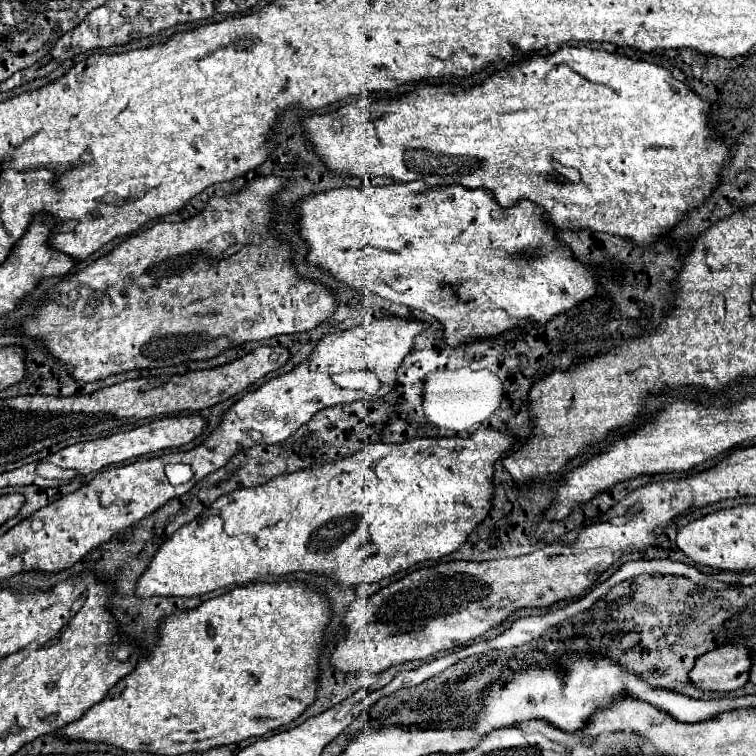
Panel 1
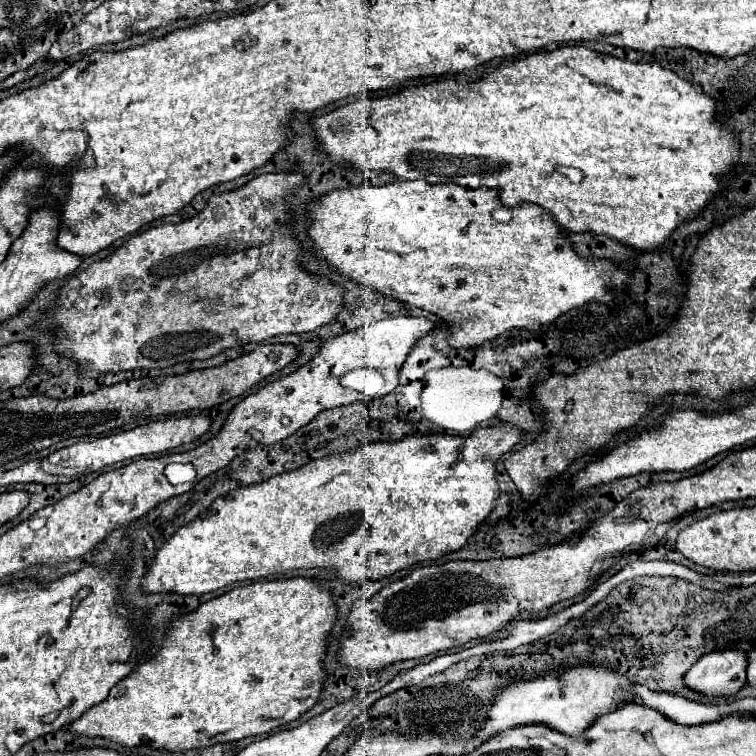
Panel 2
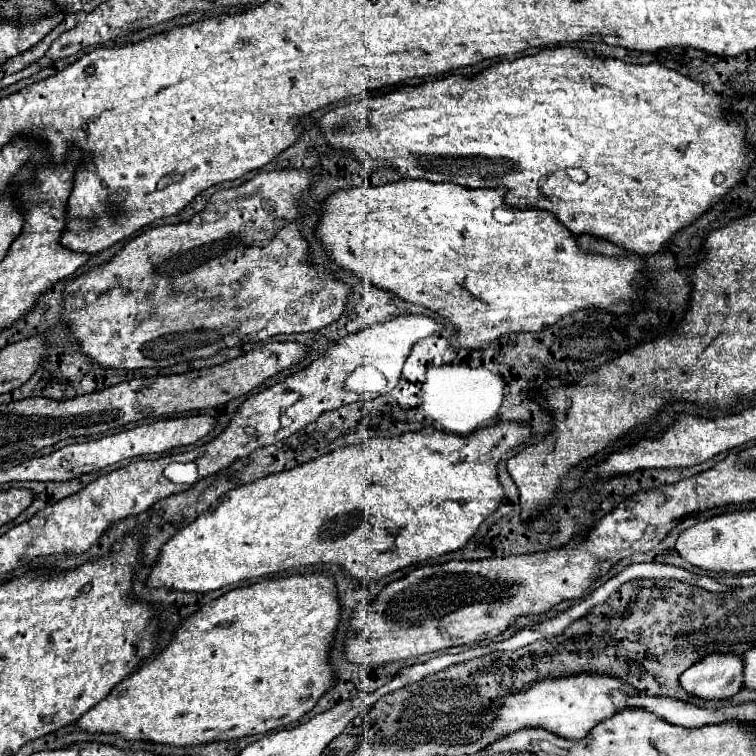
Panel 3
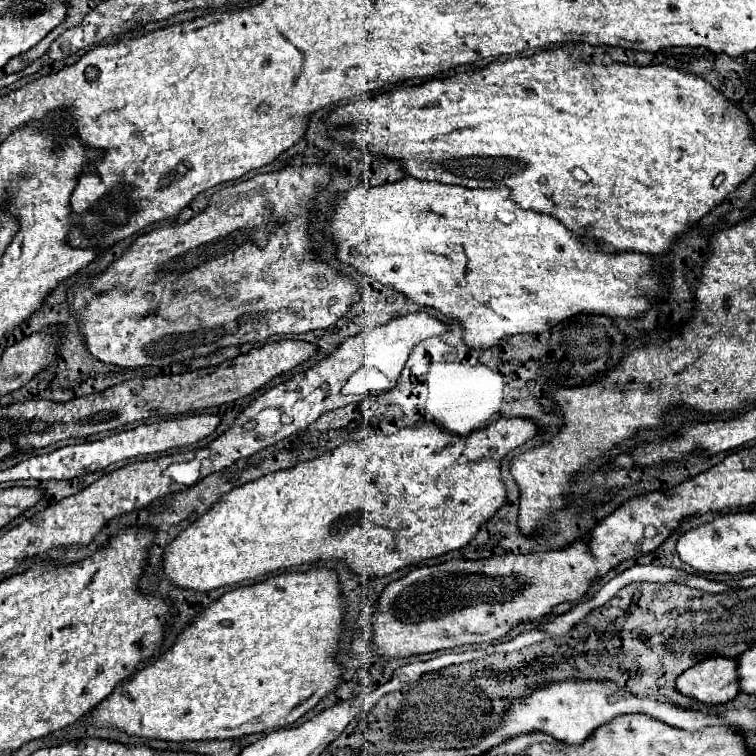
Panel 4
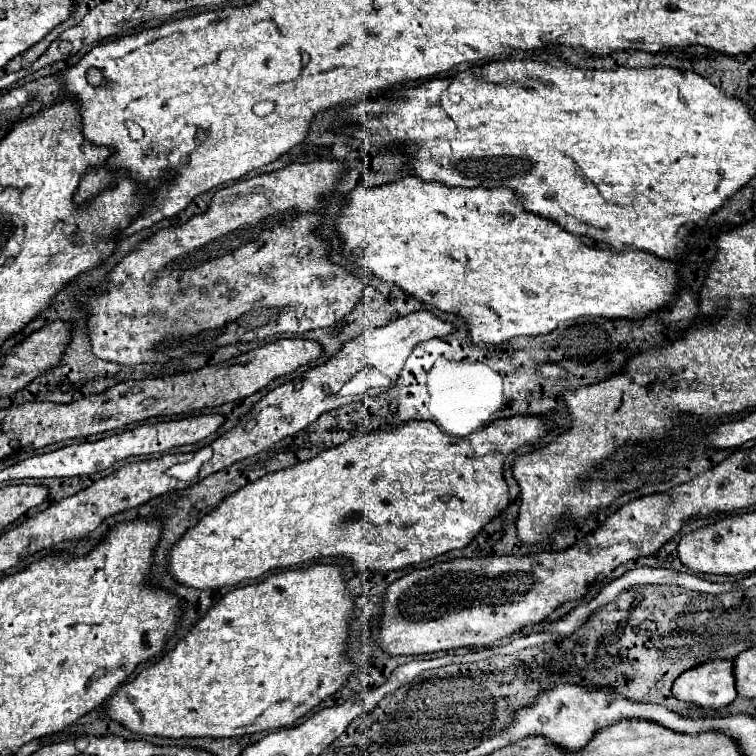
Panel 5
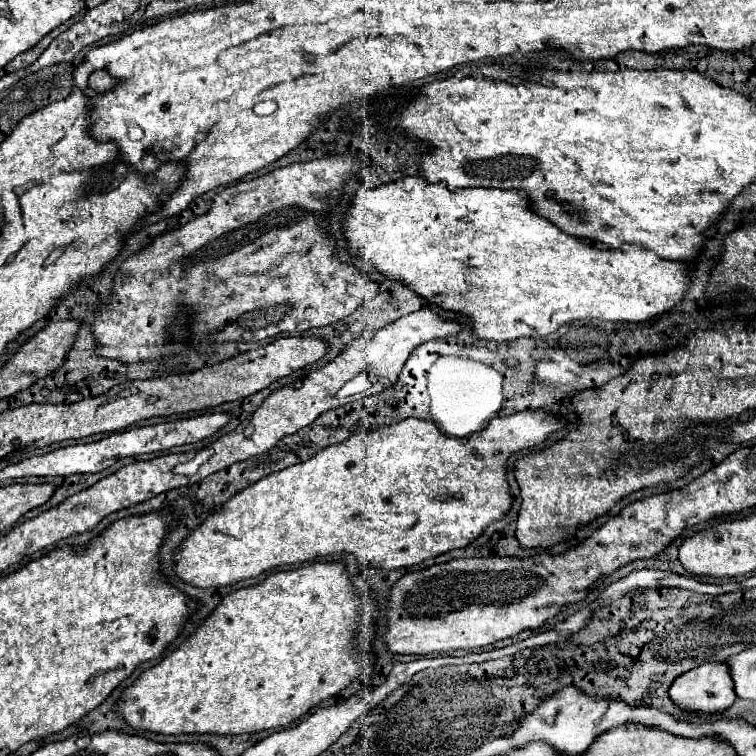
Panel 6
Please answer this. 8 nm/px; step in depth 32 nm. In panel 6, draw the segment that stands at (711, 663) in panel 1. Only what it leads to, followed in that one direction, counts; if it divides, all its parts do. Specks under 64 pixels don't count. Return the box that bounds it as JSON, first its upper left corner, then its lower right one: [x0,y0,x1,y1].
[670,664,736,712]

